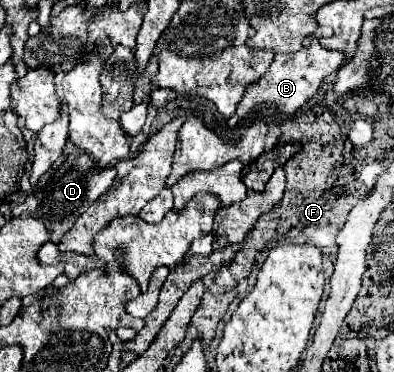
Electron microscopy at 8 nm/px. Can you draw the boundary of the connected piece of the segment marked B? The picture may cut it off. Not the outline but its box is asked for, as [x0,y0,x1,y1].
[237,38,345,124]

